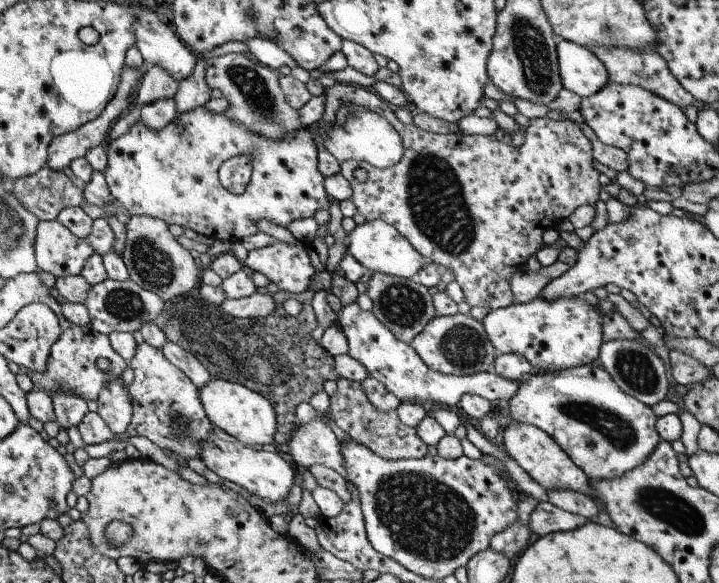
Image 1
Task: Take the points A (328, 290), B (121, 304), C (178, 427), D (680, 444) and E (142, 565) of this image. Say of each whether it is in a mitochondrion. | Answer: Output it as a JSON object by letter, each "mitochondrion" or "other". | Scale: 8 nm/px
{"A":"other","B":"mitochondrion","C":"mitochondrion","D":"other","E":"other"}

